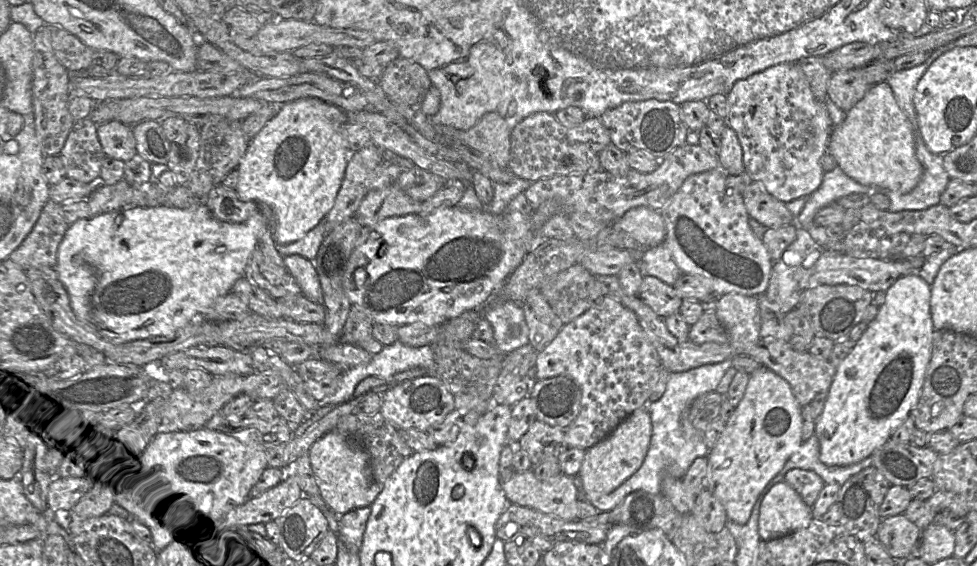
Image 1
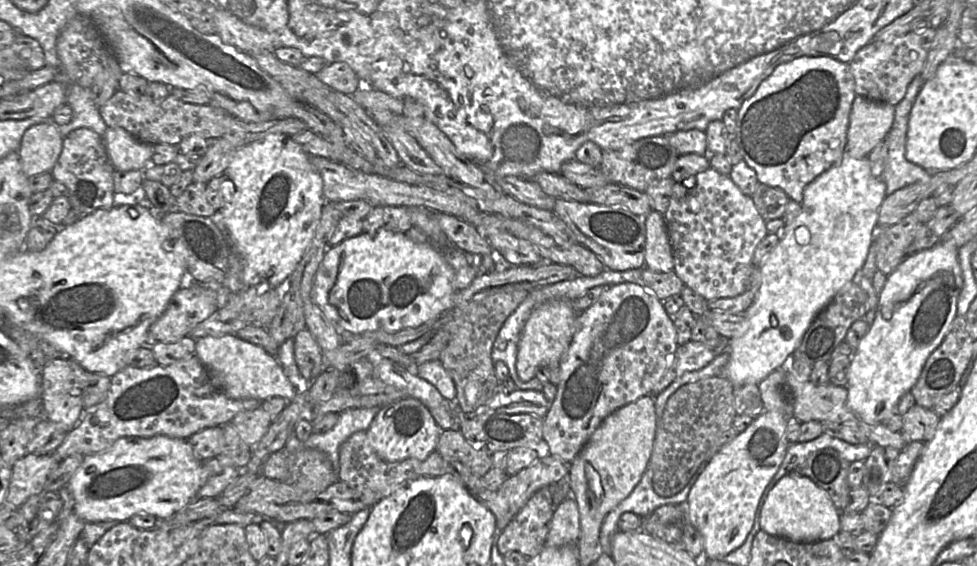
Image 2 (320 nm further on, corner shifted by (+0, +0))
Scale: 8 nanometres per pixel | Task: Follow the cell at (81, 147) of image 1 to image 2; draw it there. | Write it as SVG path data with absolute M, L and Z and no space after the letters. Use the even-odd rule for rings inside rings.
M78 128L63 138L60 156L51 174L55 181L66 186L71 207L80 212L82 218L98 209L114 206L114 171L103 136L89 128Z

